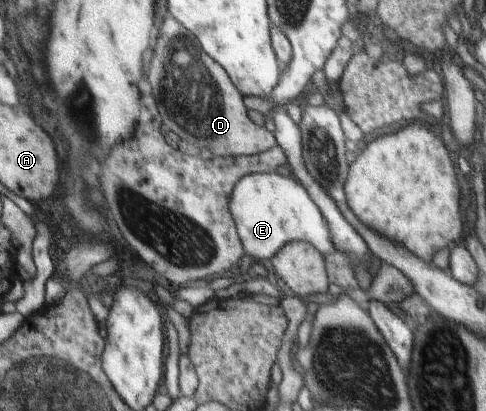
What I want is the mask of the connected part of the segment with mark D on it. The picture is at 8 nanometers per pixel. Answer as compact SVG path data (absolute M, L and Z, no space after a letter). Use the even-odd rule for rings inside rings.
M165 17L159 25L147 77L153 81L159 115L167 113L173 123L191 135L183 141L209 149L213 157L251 156L276 145L272 133L249 120L242 96L225 71L198 48L197 39L173 17Z

